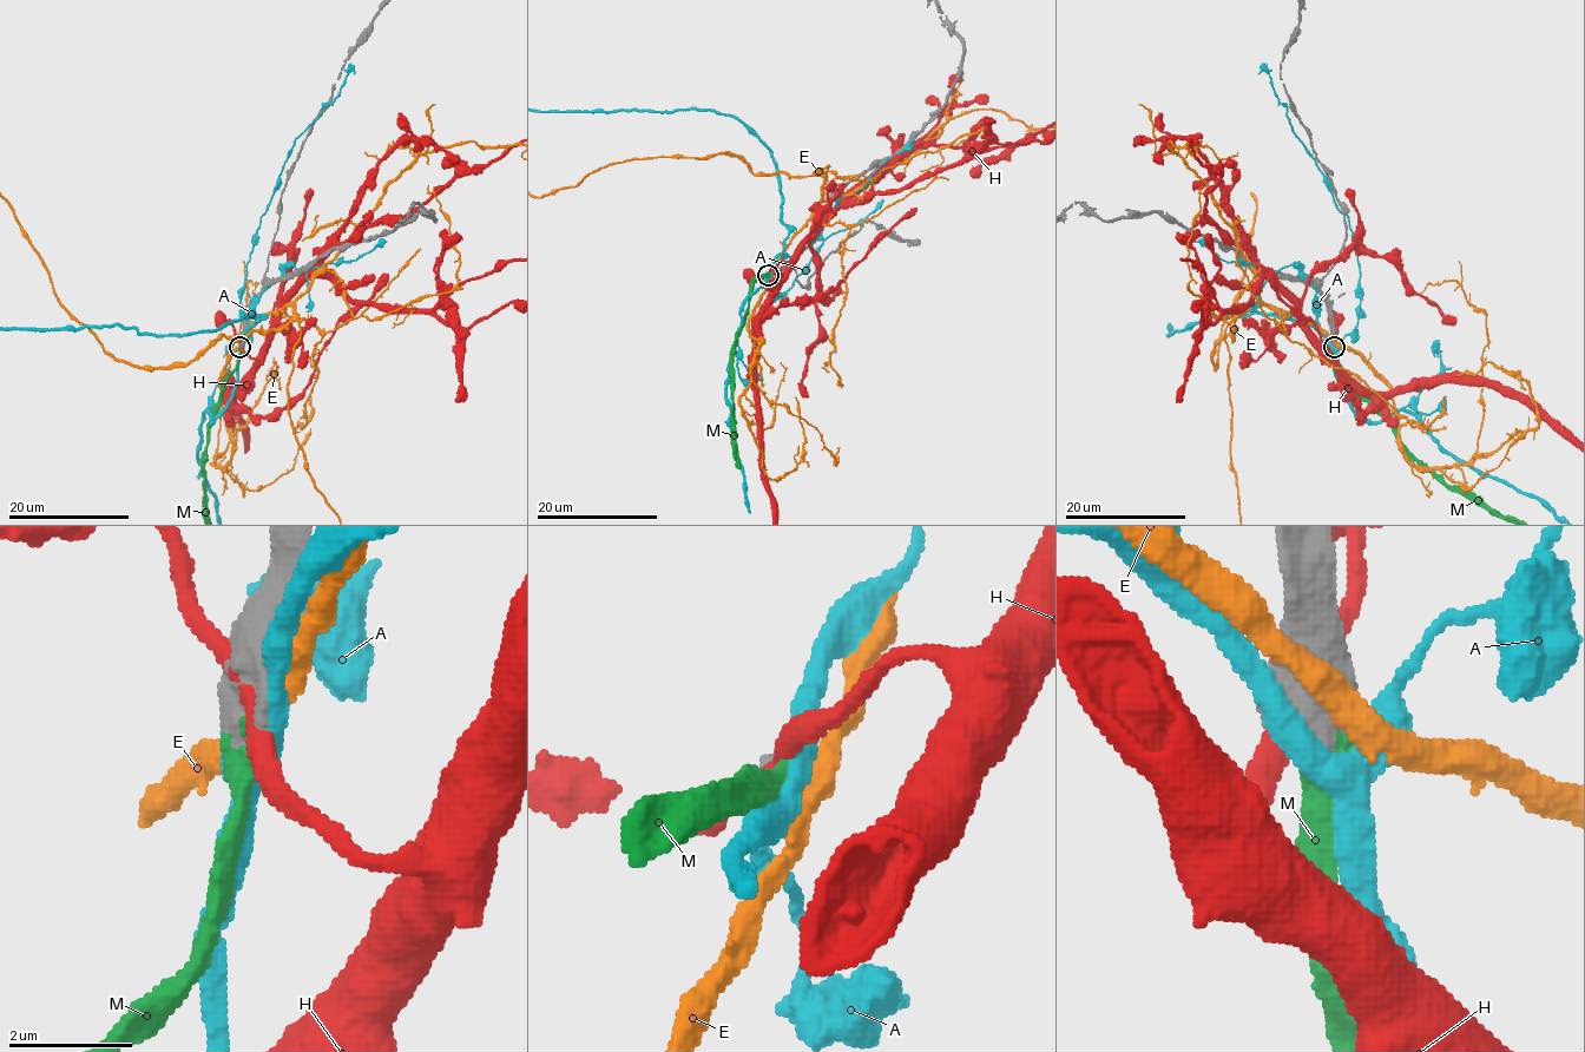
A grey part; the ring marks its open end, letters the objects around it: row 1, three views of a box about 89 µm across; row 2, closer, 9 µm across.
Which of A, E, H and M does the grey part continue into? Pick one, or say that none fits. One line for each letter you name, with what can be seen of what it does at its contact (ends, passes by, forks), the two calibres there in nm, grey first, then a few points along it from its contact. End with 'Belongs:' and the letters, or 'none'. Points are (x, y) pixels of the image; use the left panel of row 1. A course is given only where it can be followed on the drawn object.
M: It ends there. Thickness 800 nm (grey) against 440 nm
Belongs: M

